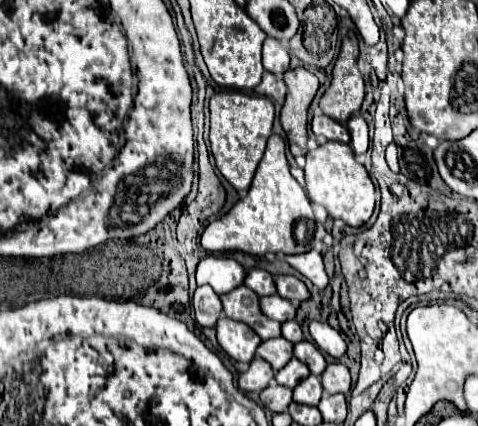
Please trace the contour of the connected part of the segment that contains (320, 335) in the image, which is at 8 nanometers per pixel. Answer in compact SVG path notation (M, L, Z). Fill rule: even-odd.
M310 321L308 331L310 331L312 339L316 341L316 345L318 345L324 353L332 355L334 359L340 359L340 357L346 353L346 343L344 343L344 339L342 339L340 333L338 333L336 329L332 329L328 323L324 323L324 321Z

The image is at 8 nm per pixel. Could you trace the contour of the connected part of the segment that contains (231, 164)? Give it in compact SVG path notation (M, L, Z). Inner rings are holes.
M220 91L210 97L210 147L216 167L236 191L248 191L254 171L272 135L274 105L270 99L242 91Z

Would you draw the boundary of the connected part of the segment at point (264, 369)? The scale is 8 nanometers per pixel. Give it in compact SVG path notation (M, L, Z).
M256 357L256 359L250 363L250 369L240 375L238 385L240 385L242 391L262 391L262 389L268 387L268 383L270 383L272 379L274 379L272 367L270 367L264 359Z

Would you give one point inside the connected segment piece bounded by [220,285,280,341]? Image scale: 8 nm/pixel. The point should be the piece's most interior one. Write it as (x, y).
(241, 304)

